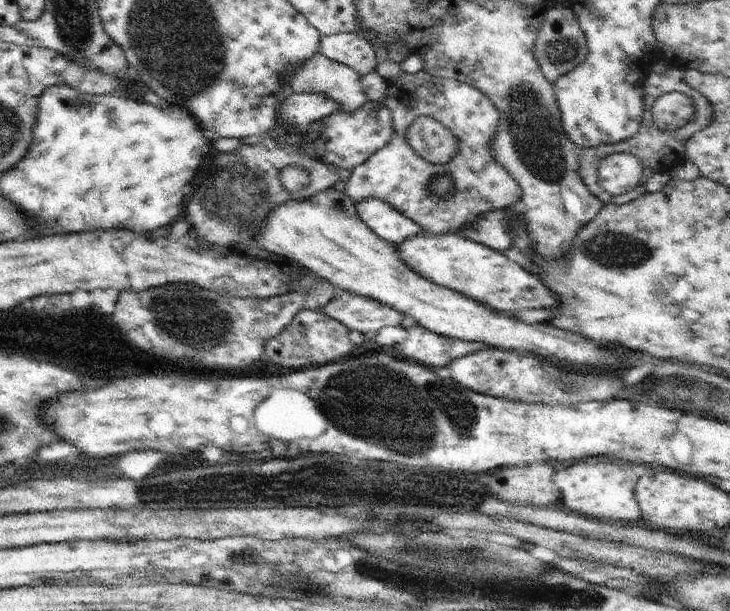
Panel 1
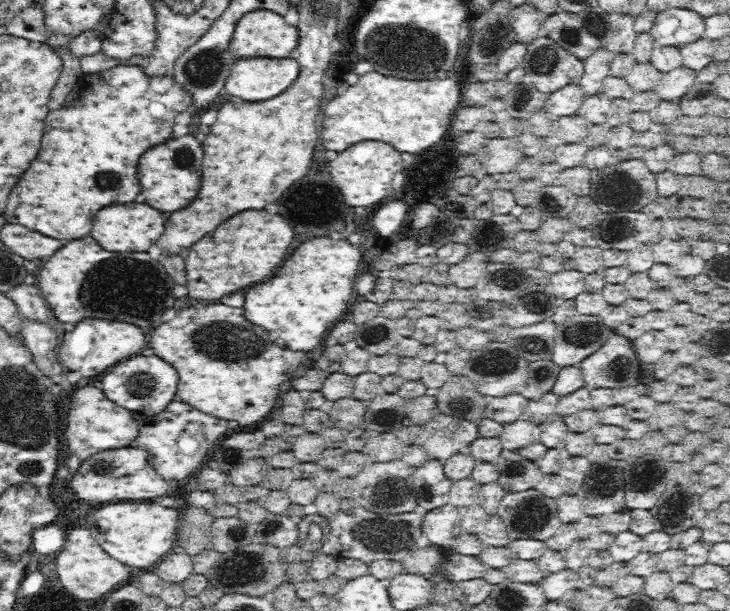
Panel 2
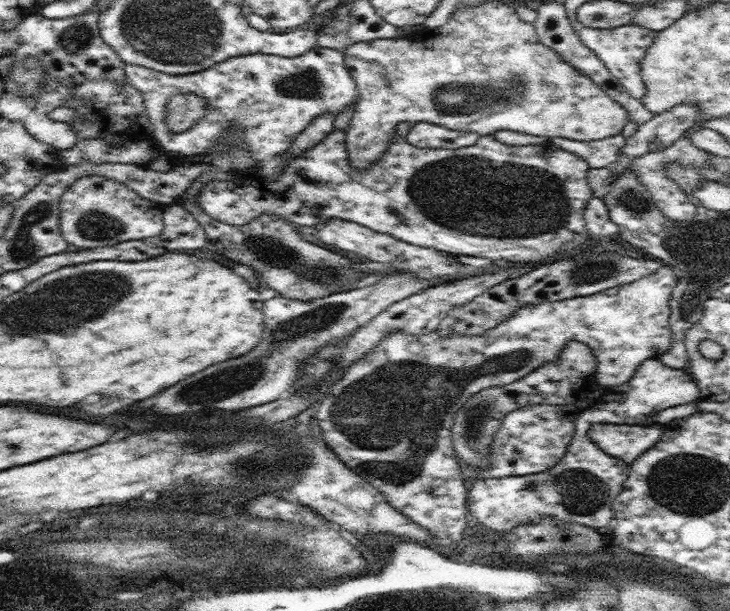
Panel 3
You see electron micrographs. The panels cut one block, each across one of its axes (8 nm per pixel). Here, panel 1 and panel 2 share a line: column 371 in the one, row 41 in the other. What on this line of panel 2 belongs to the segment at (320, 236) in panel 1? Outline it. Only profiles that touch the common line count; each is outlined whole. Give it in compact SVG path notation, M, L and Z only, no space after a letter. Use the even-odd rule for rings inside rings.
M260 9L240 17L230 42L230 54L235 62L253 57L287 58L295 54L298 44L297 26L286 23L277 12Z

